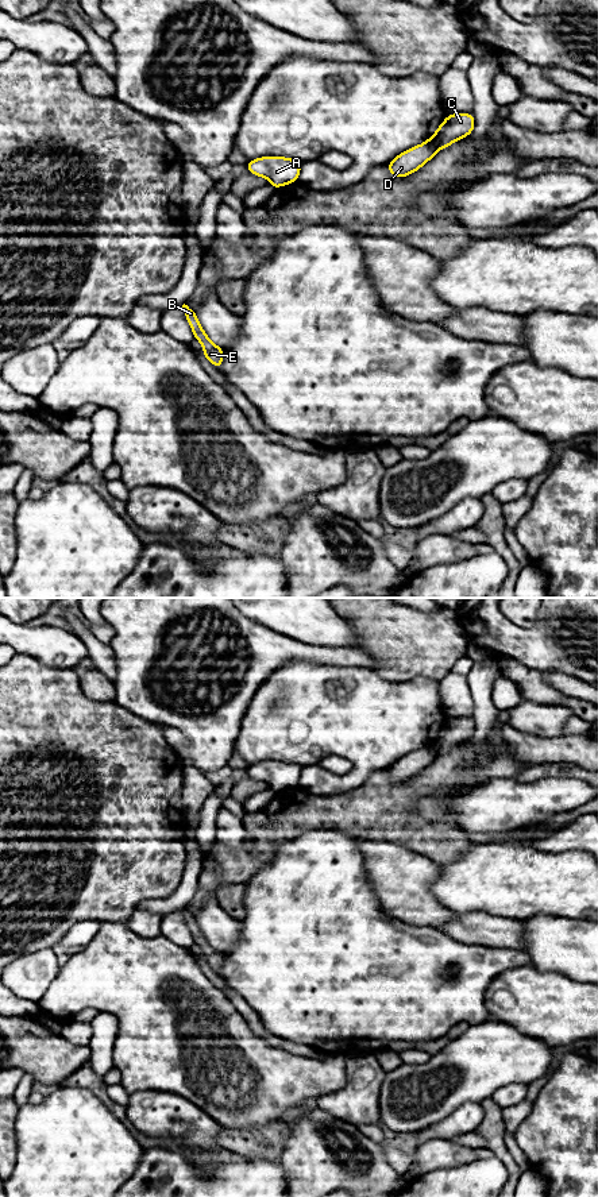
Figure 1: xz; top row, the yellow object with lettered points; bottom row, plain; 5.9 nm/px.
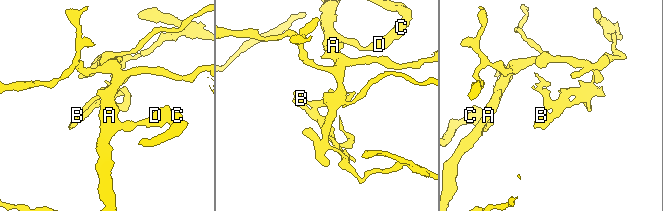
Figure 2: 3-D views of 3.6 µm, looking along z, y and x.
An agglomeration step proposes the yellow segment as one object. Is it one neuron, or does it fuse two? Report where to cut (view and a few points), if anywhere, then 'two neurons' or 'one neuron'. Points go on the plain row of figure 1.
cut xz (435, 737), (438, 753); two neurons

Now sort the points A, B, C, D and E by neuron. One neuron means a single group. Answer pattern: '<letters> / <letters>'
A B D E / C

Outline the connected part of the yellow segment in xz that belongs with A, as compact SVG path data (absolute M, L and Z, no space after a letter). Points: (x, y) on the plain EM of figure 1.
M262 761L247 767L246 772L251 779L267 783L270 789L277 794L298 785L301 768L292 762Z

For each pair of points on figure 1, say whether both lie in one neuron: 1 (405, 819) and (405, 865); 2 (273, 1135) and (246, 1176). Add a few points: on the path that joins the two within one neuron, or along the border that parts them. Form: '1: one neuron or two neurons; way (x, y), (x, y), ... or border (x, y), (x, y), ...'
1: two neurons; border (374, 840), (389, 840), (433, 861)
2: two neurons; border (255, 1155), (278, 1161)

